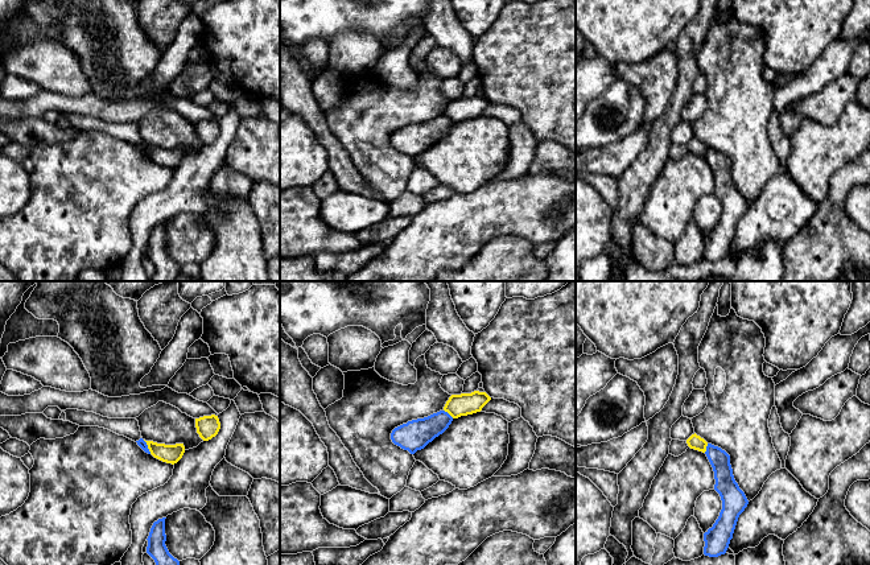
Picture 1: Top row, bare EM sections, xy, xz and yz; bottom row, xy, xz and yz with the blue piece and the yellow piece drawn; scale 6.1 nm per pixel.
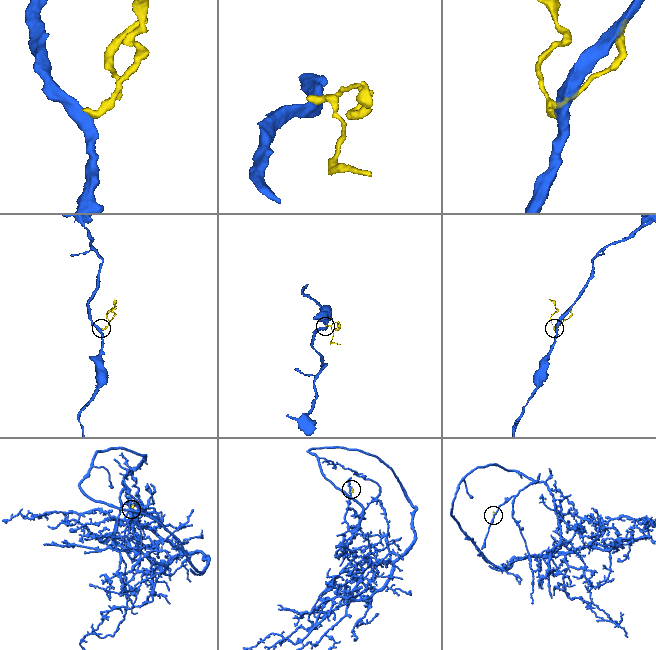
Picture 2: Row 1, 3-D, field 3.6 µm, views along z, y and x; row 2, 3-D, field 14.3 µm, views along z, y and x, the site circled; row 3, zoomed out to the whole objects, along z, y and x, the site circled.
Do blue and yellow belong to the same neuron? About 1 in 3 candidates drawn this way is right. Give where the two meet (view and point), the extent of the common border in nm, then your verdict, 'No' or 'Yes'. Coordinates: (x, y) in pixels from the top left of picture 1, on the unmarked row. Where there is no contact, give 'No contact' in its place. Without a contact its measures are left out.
Touches blue at xy (147, 151). Shared border 100 nm. No

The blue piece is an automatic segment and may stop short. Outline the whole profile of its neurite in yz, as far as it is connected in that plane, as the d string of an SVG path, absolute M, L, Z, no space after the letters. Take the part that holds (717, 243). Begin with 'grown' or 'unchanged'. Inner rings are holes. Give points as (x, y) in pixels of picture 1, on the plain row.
unchanged | M708 148L705 158L714 176L714 194L721 201L722 214L713 231L704 238L704 259L718 261L726 257L738 222L747 211L749 205L734 183L730 160L712 148Z

